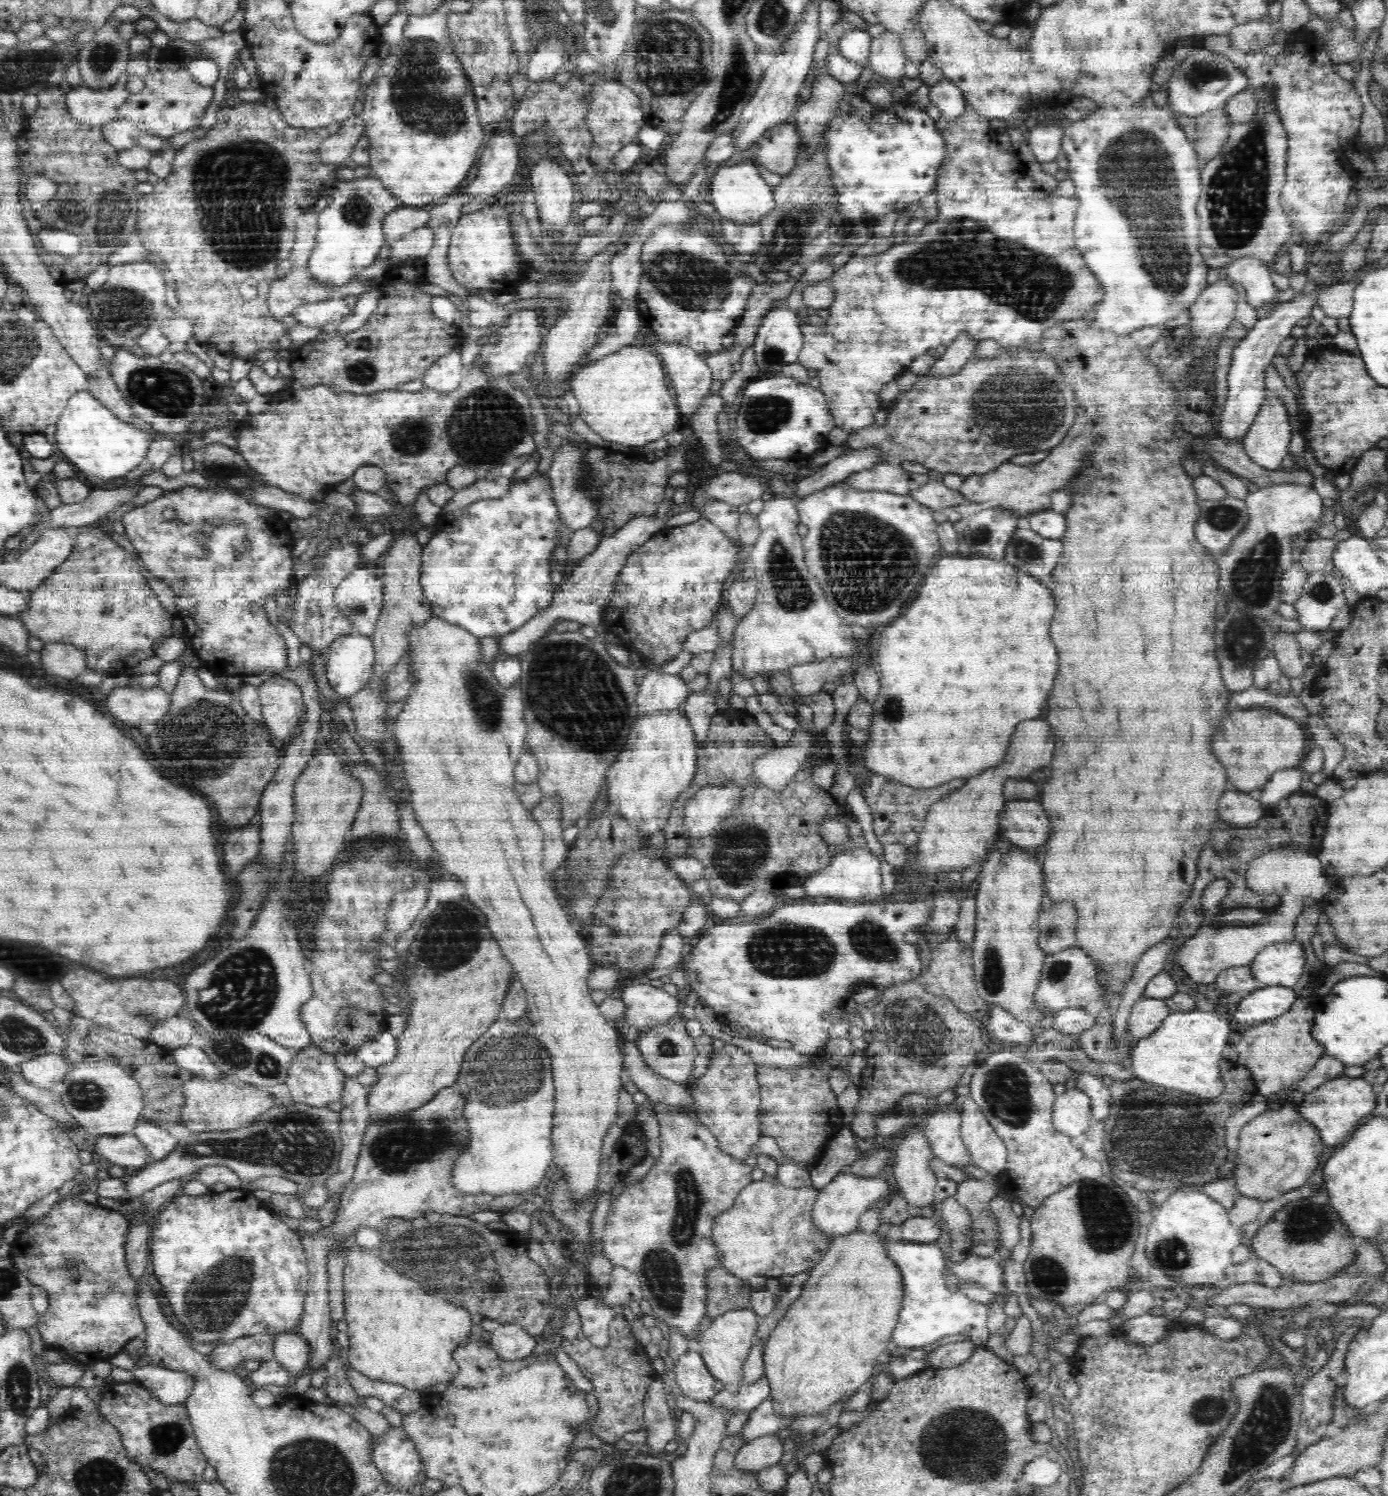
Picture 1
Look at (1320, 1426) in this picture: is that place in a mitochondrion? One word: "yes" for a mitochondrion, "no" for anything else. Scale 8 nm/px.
no

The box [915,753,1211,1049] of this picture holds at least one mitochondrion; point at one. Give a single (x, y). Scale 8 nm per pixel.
(992, 973)

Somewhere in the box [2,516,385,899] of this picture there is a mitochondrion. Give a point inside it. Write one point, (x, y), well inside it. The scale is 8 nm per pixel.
(205, 736)

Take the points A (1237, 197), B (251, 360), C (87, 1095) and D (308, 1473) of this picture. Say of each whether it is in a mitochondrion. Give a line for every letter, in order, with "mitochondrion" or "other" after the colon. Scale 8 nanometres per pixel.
A: mitochondrion
B: other
C: mitochondrion
D: mitochondrion

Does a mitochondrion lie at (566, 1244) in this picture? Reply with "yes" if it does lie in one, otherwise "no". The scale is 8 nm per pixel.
no

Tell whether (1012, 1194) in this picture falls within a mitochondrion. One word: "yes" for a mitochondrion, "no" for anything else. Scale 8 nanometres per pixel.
no

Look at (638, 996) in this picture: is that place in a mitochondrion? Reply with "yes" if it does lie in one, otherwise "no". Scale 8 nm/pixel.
no

